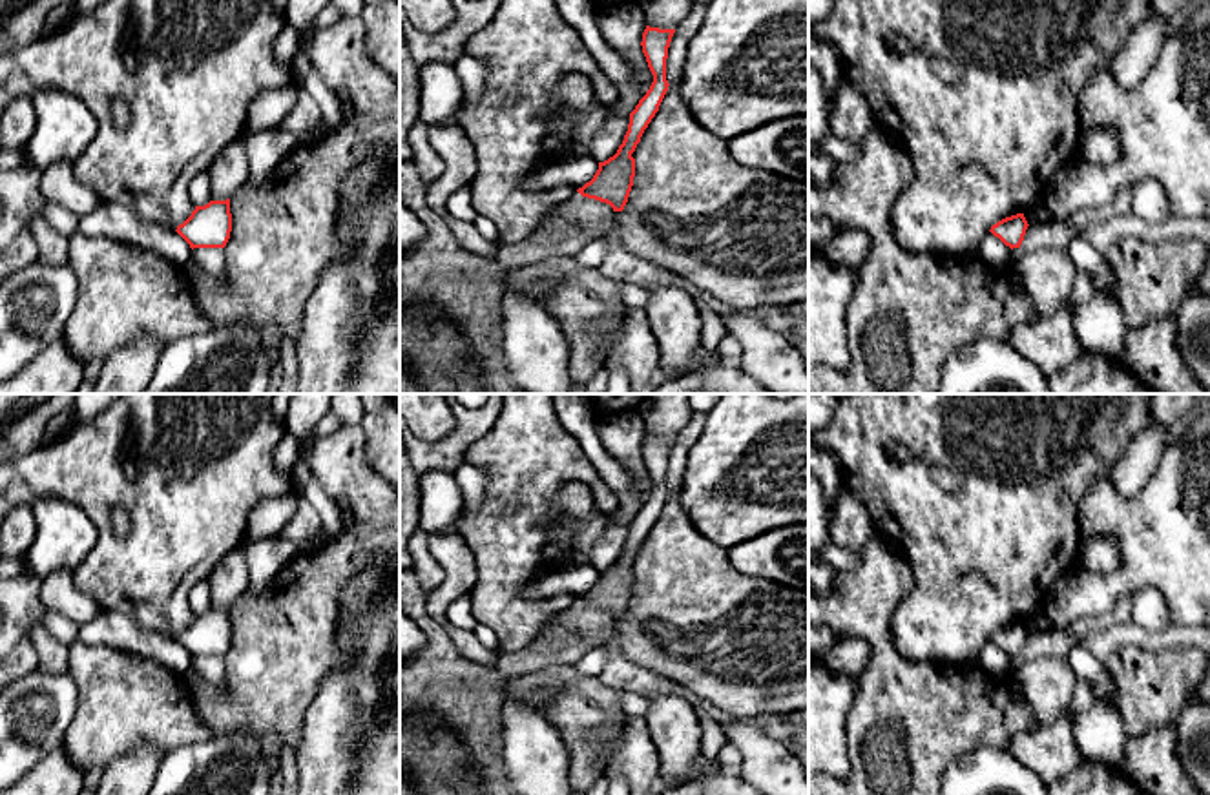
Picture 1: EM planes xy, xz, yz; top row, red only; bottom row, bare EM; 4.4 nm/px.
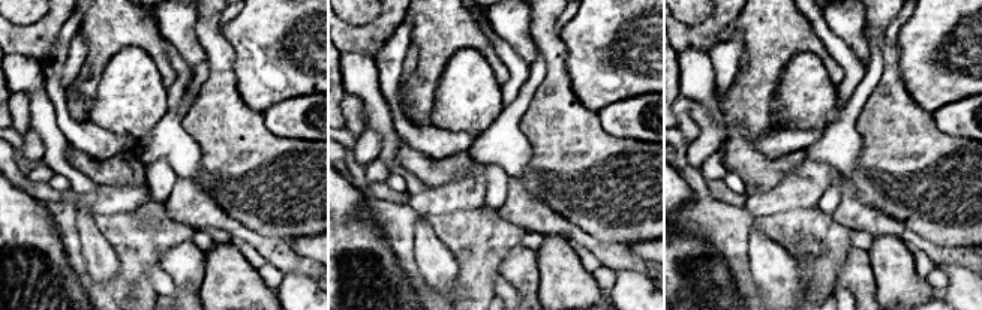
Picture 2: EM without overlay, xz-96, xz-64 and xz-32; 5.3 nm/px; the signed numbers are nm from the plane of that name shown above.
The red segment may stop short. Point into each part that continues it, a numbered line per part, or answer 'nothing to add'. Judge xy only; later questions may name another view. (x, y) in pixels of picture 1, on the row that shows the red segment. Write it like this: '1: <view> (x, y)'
nothing to add

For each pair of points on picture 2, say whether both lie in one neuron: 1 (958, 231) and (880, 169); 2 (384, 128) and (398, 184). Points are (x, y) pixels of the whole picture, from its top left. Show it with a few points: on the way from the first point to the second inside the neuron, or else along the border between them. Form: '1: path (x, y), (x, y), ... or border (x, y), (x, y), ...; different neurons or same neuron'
1: path (939, 211), (900, 172); same neuron
2: border (392, 172), (404, 178), (407, 192); different neurons

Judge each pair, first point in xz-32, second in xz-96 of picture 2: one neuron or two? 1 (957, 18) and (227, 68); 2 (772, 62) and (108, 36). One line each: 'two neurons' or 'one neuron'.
1: two neurons
2: one neuron

